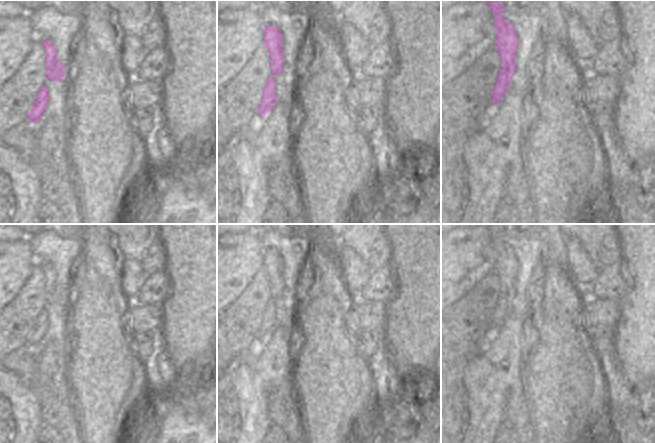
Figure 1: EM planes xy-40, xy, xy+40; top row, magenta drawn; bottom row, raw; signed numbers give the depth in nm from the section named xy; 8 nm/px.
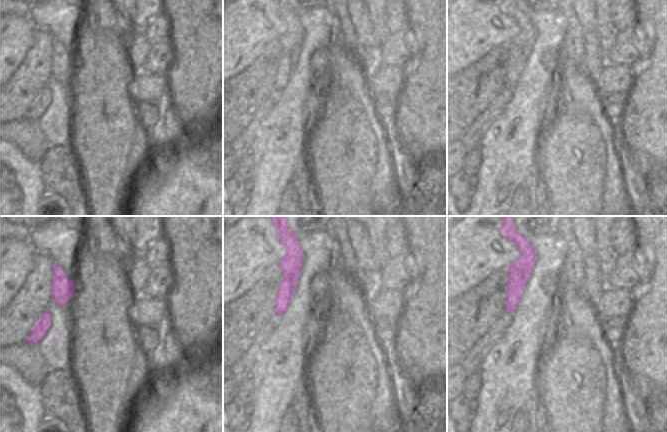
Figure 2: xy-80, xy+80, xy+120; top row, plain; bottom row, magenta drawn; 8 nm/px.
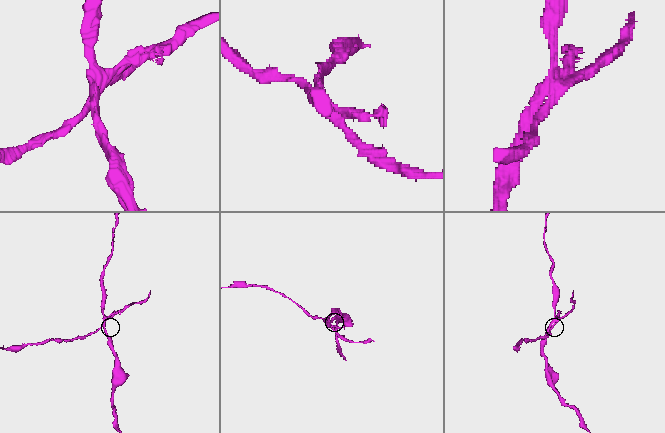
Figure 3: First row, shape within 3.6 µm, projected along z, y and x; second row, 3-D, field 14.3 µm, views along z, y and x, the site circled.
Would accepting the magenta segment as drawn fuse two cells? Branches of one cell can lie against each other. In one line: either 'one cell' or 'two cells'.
two cells

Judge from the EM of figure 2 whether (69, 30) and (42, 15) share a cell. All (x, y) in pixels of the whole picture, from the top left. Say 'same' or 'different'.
same

